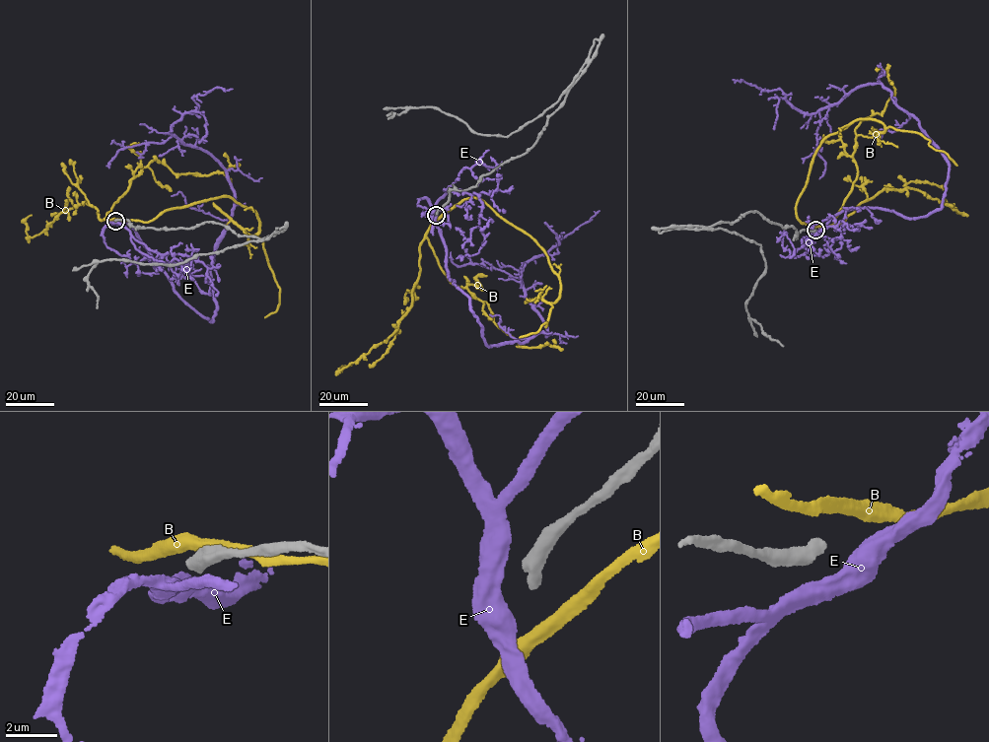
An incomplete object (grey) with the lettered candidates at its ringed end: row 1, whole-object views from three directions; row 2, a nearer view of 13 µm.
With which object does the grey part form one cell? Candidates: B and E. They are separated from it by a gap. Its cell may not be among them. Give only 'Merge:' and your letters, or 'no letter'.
Merge: no letter

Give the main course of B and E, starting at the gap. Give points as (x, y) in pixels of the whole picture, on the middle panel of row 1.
B: (438, 218), (463, 199), (481, 200), (543, 251), (560, 280), (560, 295), (550, 303), (545, 326), (519, 337)
E: (434, 217), (448, 279), (469, 298), (489, 347), (546, 337), (520, 269), (556, 253), (559, 239), (600, 210)

